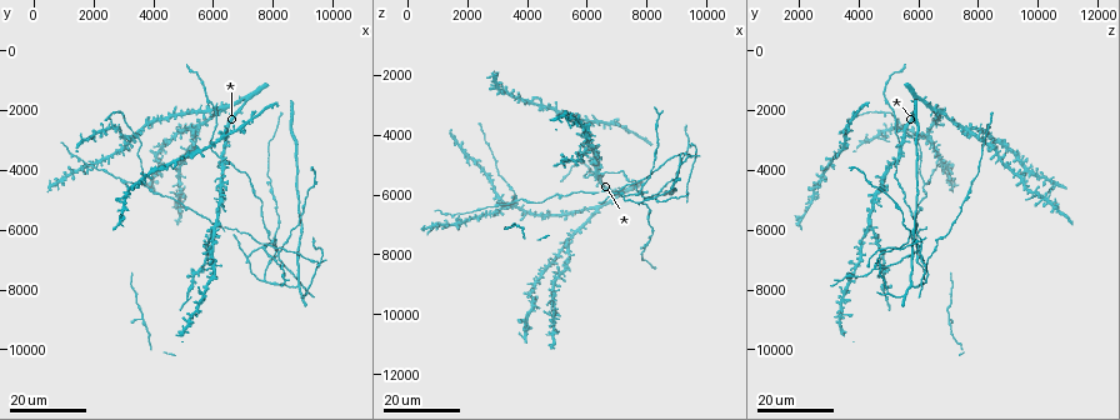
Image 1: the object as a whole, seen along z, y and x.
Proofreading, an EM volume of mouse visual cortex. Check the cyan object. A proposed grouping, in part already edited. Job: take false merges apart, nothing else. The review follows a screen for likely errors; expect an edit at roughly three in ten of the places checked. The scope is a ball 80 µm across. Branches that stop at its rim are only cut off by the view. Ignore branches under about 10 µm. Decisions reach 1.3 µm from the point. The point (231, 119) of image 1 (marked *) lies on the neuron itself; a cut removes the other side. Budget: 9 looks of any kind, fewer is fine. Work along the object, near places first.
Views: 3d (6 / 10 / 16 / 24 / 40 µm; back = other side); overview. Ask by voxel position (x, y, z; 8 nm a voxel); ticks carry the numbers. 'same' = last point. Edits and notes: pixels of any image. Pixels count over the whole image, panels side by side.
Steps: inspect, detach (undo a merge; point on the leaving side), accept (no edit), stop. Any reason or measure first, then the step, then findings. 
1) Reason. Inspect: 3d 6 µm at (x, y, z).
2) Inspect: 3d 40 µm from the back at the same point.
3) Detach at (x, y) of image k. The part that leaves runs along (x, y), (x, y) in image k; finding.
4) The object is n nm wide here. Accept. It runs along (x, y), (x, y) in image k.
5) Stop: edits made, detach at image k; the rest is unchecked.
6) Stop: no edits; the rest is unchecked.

Inspect: 3d 24 µm at (6200, 3600, 5400).

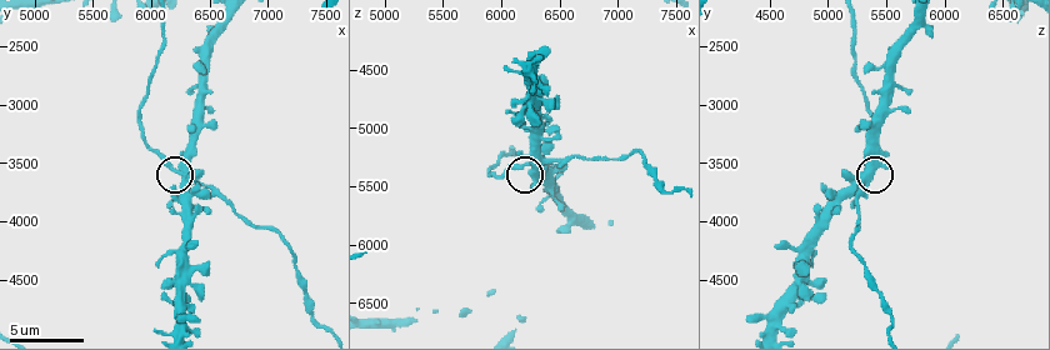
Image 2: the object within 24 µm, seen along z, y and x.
Inspect: 3d 6 µm at (6160, 3540, 5340).

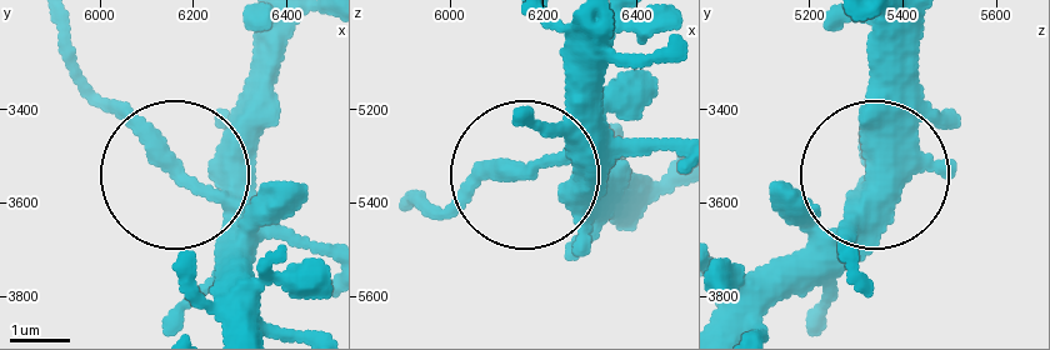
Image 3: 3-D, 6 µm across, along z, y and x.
The object is 350 nm wide here. Accept. One neuron here.

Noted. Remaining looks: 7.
Three-way junction. Inspect: 3d 24 µm at (3600, 4400, 6200).

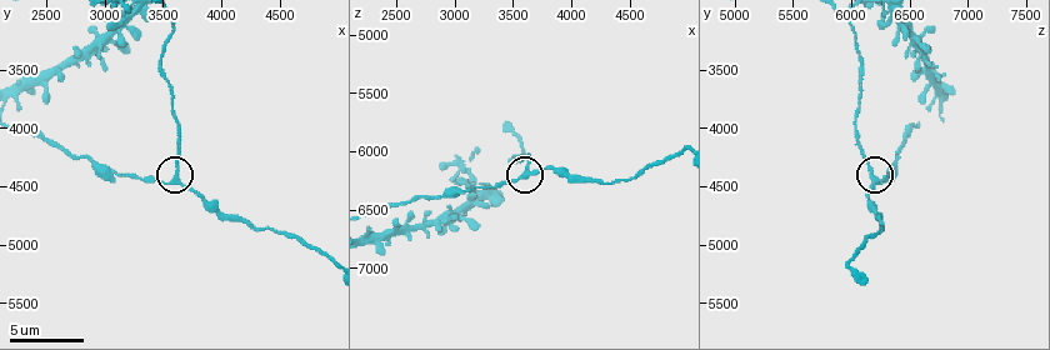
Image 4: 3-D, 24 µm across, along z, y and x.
Inspect: 3d 6 µm at (3600, 4420, 6160).

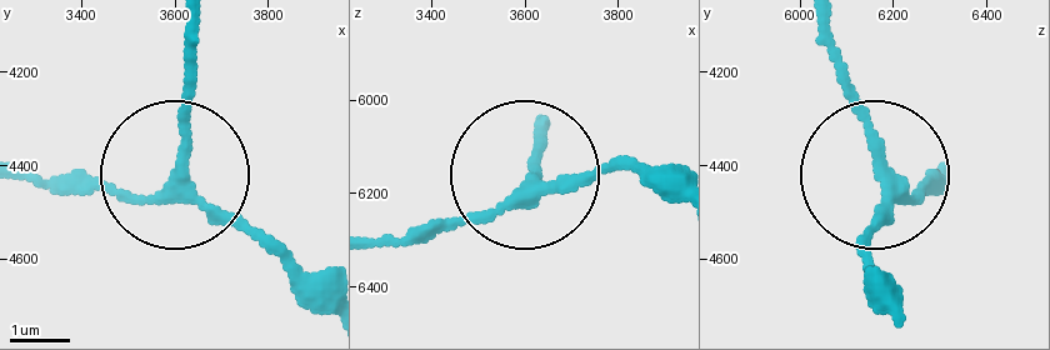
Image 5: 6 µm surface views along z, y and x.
The side arm is 29 µm long. Accept. It runs along (946, 164), (911, 204), (881, 184), (871, 303) in image 5; continuous, no second neuron.

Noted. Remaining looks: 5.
A fork. Inspect: 3d 24 µm at (7600, 7700, 6200).

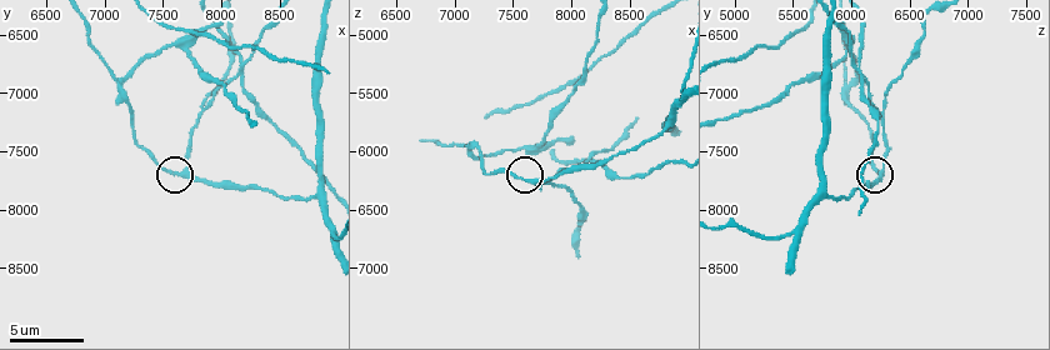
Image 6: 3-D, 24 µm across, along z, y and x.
Closer look. Inspect: 3d 6 µm at (7680, 7700, 6240).

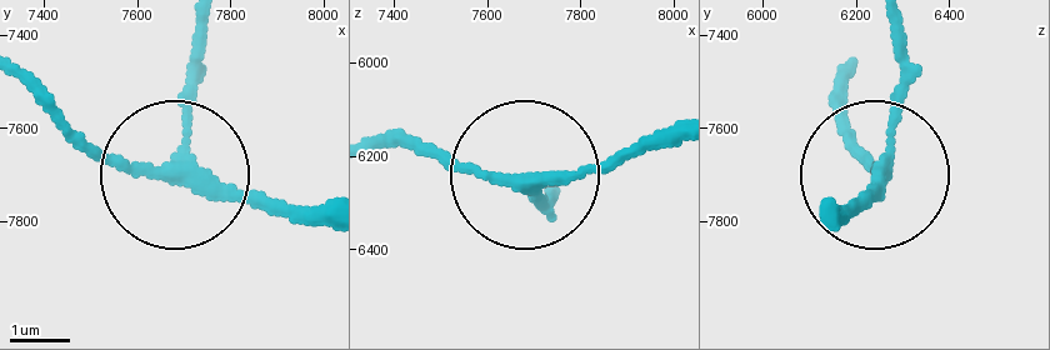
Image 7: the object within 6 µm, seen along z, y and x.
Inspect: 3d 6 µm from the back at (7690, 7700, 6255).

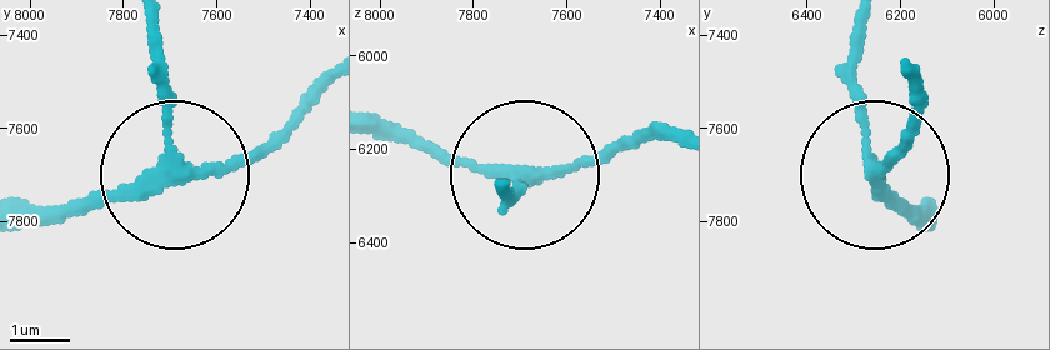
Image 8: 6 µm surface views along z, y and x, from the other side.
3 arms meet here. Accept. It runs along (149, 31), (178, 176), (238, 171), (293, 126) in image 8; continuous, no second neuron.

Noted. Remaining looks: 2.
Side arm on a straight run. Inspect: 3d 16 µm at (8180, 6760, 6000).

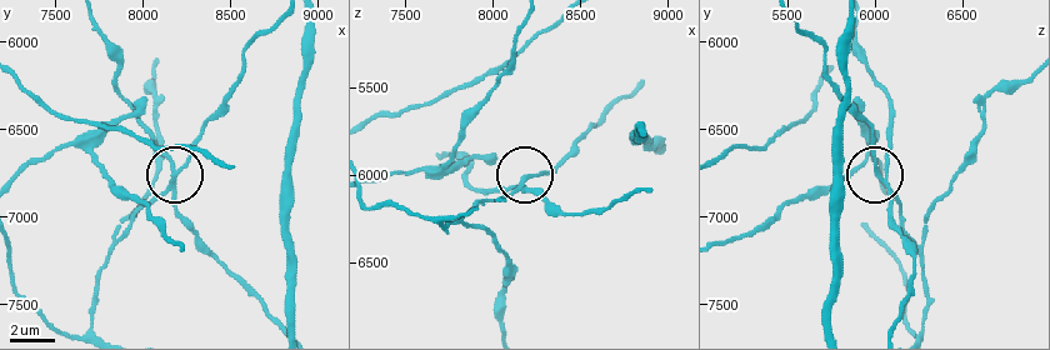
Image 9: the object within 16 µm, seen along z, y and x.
Accept. It runs along (91, 23), (118, 89), (176, 170), (203, 130) in image 9; all the same neuron.

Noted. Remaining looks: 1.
Three-way junction. Inspect: 3d 10 µm at (7820, 7200, 6260).

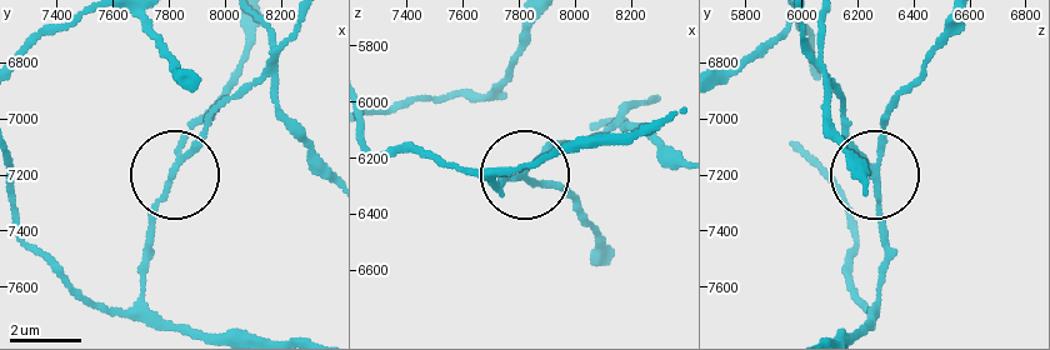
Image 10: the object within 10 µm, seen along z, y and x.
Detach at (196, 124) of image 10. The part that leaves runs along (171, 173), (184, 130), (240, 68), (244, 23) in image 10; two neurons meet here.

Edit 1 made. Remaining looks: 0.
Stop: edits made, detach at image 10; the rest is unchecked.

